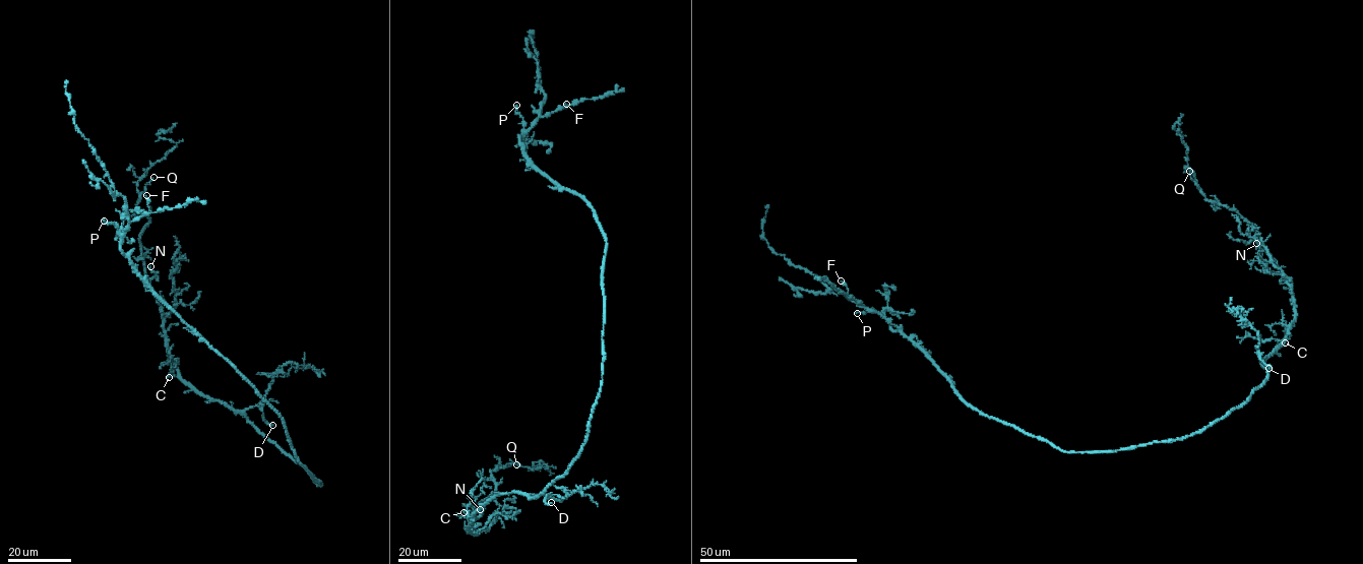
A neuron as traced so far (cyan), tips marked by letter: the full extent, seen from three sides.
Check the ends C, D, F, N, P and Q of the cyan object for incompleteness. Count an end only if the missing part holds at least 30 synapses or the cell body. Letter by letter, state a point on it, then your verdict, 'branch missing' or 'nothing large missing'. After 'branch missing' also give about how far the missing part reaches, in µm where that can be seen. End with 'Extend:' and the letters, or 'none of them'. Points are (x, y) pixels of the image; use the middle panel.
C: (463, 512) | nothing large missing
D: (551, 502) | branch missing | 80 µm
F: (566, 104) | nothing large missing
N: (480, 509) | nothing large missing
P: (516, 105) | nothing large missing
Q: (516, 464) | nothing large missing
Extend: D

